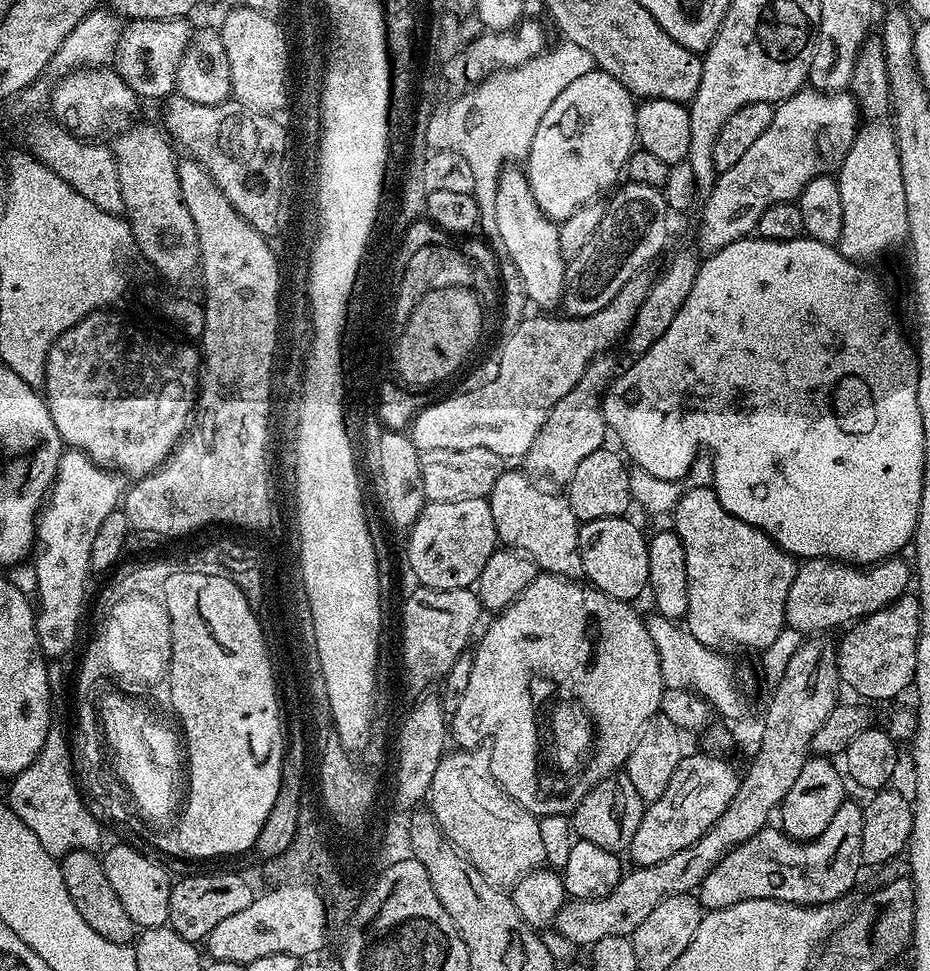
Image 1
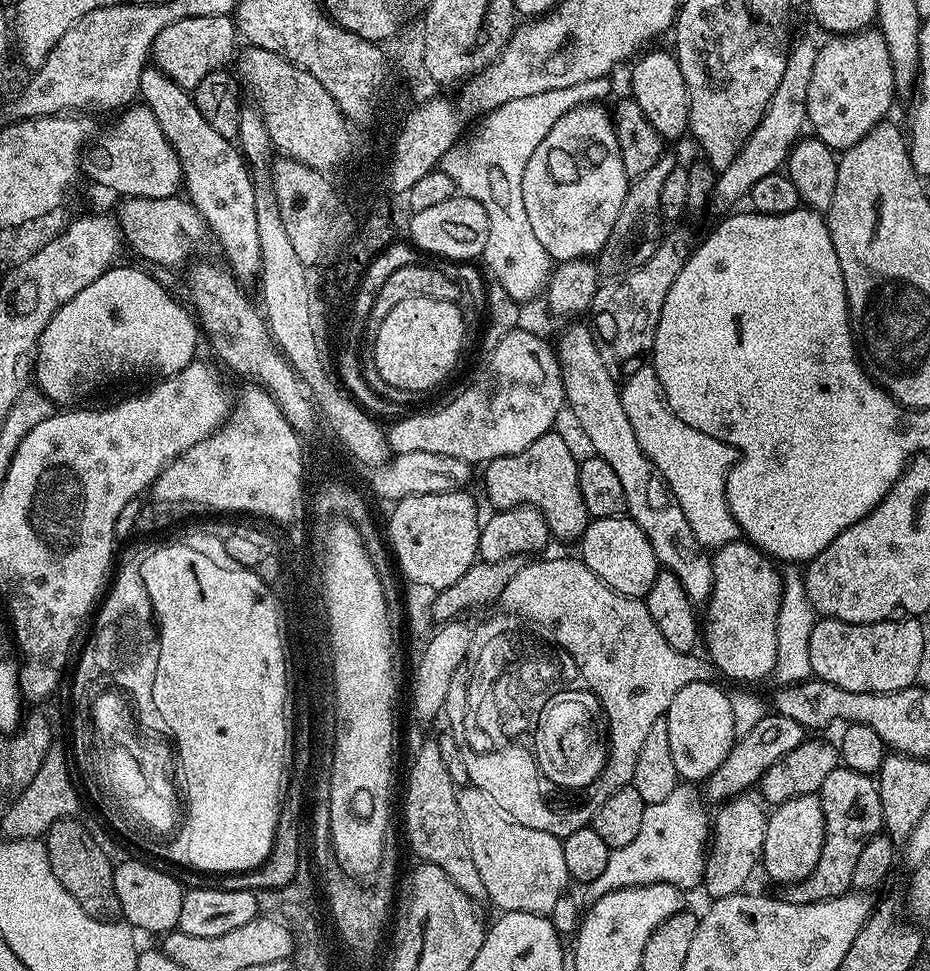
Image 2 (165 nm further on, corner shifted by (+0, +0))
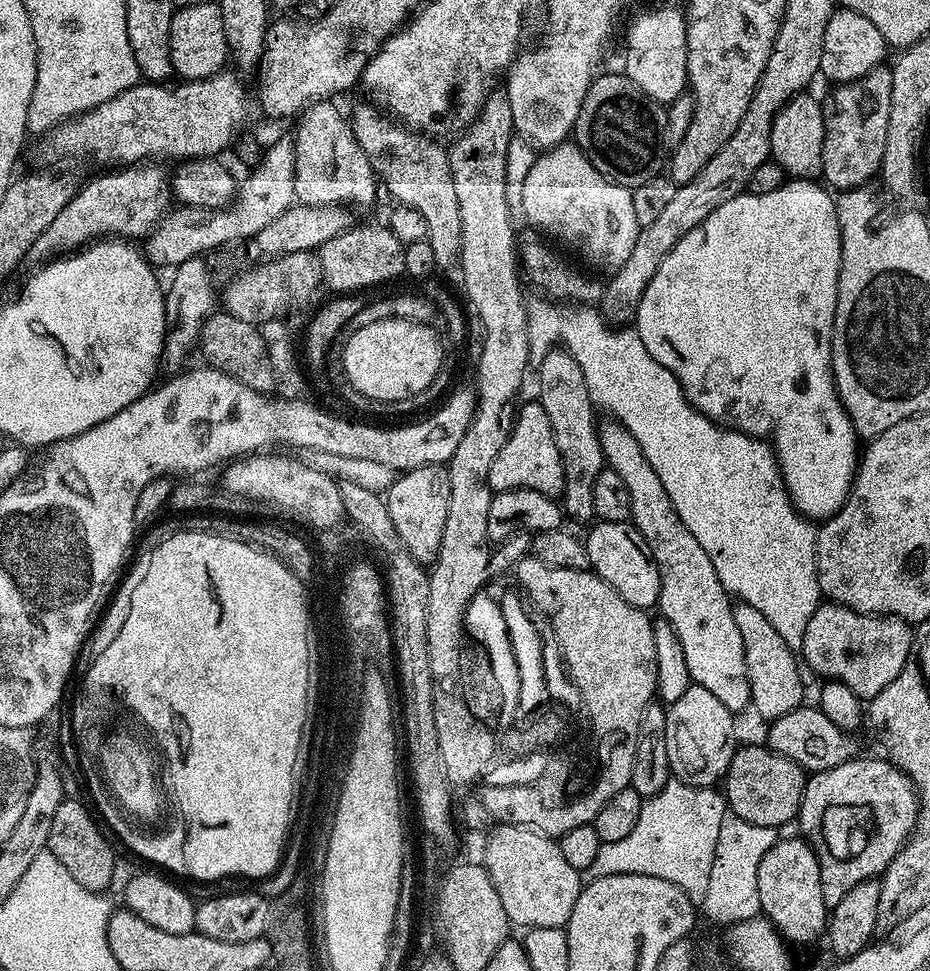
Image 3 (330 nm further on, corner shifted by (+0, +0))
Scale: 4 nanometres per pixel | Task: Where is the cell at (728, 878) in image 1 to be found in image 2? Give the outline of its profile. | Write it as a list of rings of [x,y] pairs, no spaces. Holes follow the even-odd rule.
[[[838,766],[826,777],[826,782],[822,782],[818,795],[824,815],[822,858],[818,858],[818,866],[814,866],[805,880],[783,889],[782,899],[791,904],[822,902],[843,896],[852,888],[854,865],[858,862],[858,854],[862,854],[862,846],[866,846],[872,836],[881,835],[884,828],[880,789],[872,776]]]

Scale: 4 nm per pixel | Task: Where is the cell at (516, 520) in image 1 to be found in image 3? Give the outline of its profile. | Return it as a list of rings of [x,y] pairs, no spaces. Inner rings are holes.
[[[539,402],[522,404],[515,413],[506,446],[498,450],[498,458],[494,458],[494,466],[490,466],[490,486],[493,493],[529,488],[553,498],[559,497],[564,491],[564,471],[562,458],[558,454],[558,442],[554,442],[550,418]]]

